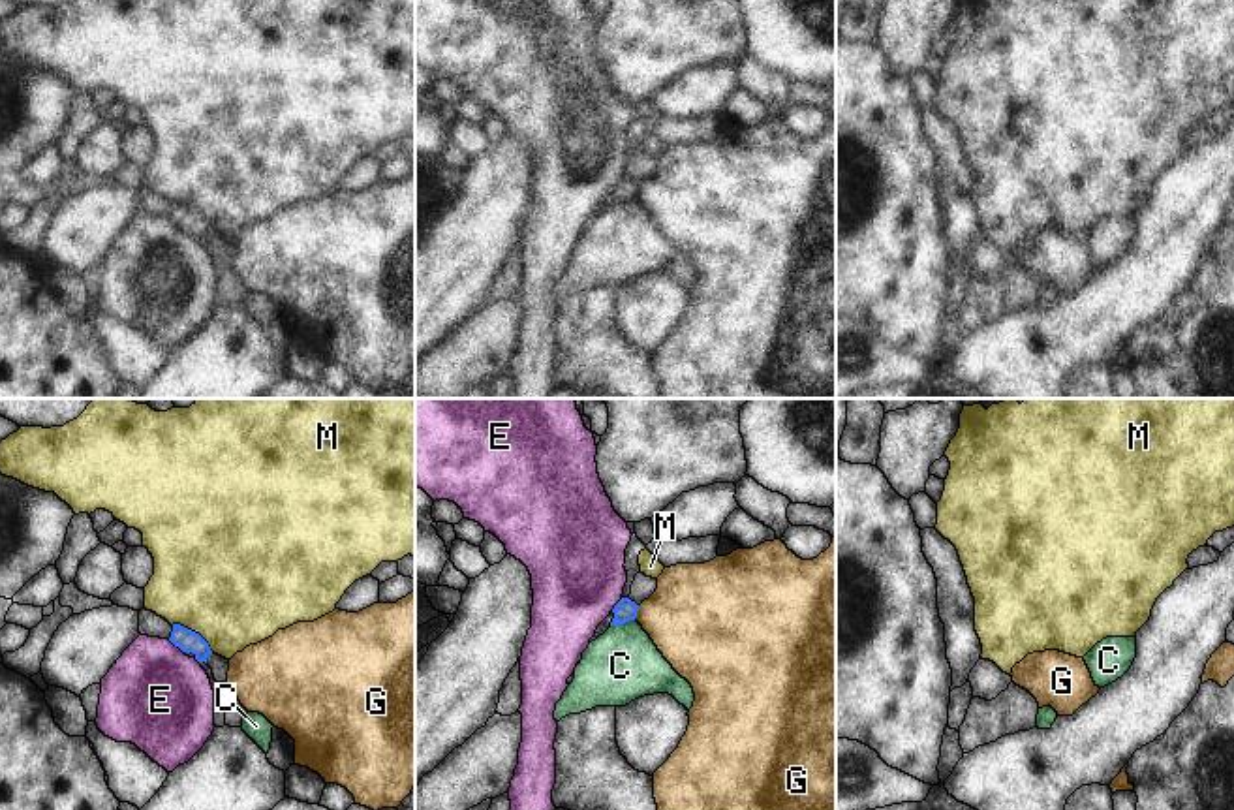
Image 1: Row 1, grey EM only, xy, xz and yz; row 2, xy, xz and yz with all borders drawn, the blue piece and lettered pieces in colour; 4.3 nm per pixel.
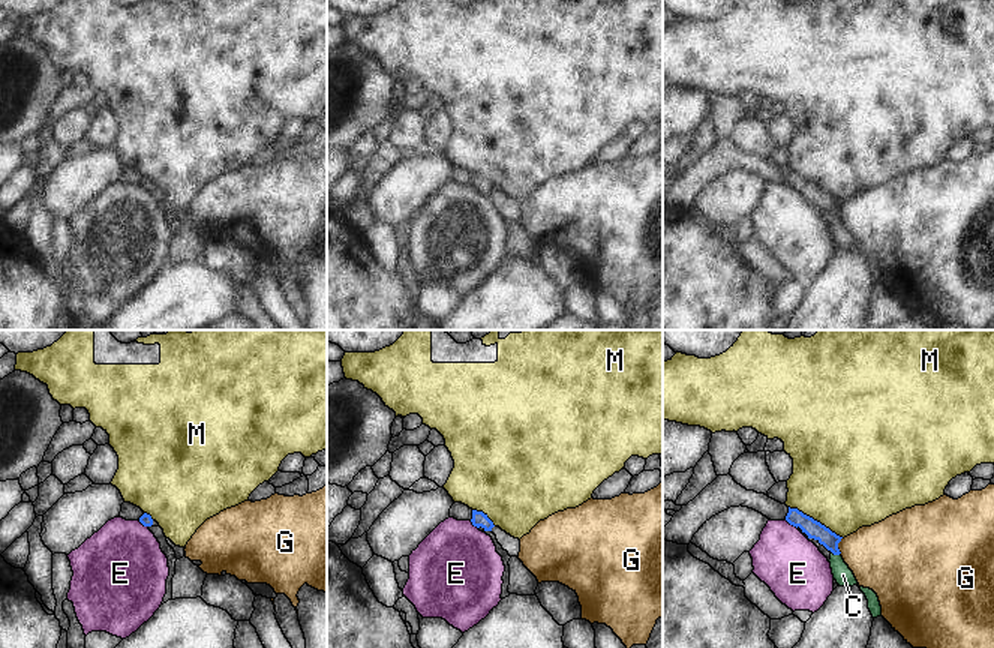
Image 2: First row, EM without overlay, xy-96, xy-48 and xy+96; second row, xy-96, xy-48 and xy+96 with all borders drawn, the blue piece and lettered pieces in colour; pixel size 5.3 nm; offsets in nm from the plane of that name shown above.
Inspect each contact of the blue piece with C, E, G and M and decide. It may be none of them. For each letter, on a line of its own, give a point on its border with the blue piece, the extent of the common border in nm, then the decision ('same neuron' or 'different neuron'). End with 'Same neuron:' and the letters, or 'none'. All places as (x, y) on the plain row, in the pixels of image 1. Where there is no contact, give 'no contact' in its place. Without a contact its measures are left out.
C: contact xz (622, 202); length 110 nm; different neuron
E: contact xy (175, 224); length 90 nm; different neuron
G: contact xz (635, 192); length 70 nm; different neuron
M: contact xy (194, 211); length 220 nm; different neuron
Same neuron: none

